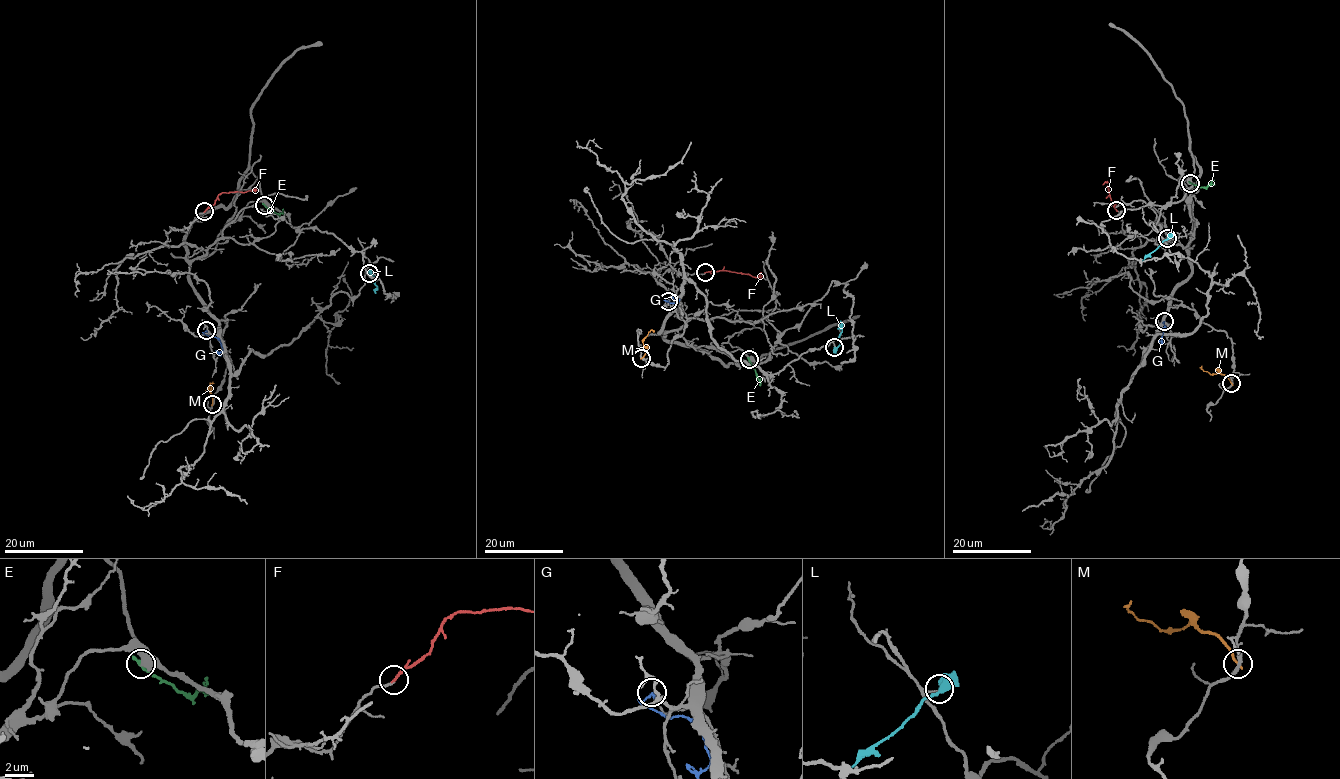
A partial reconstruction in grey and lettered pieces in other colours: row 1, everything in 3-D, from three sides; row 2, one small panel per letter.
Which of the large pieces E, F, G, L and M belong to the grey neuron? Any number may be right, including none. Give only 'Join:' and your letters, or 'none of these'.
Join: F

